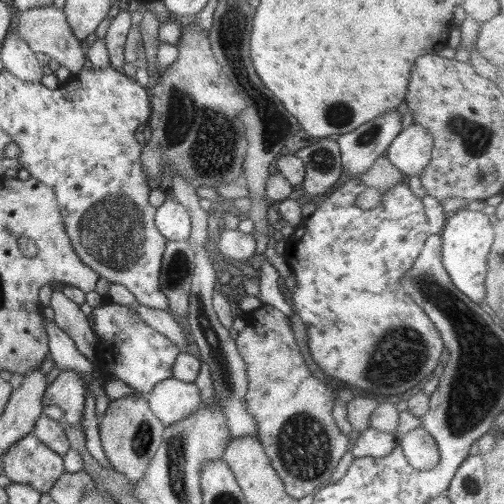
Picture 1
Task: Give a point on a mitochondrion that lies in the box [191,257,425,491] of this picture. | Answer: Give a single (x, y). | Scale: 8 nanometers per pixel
(305, 451)

